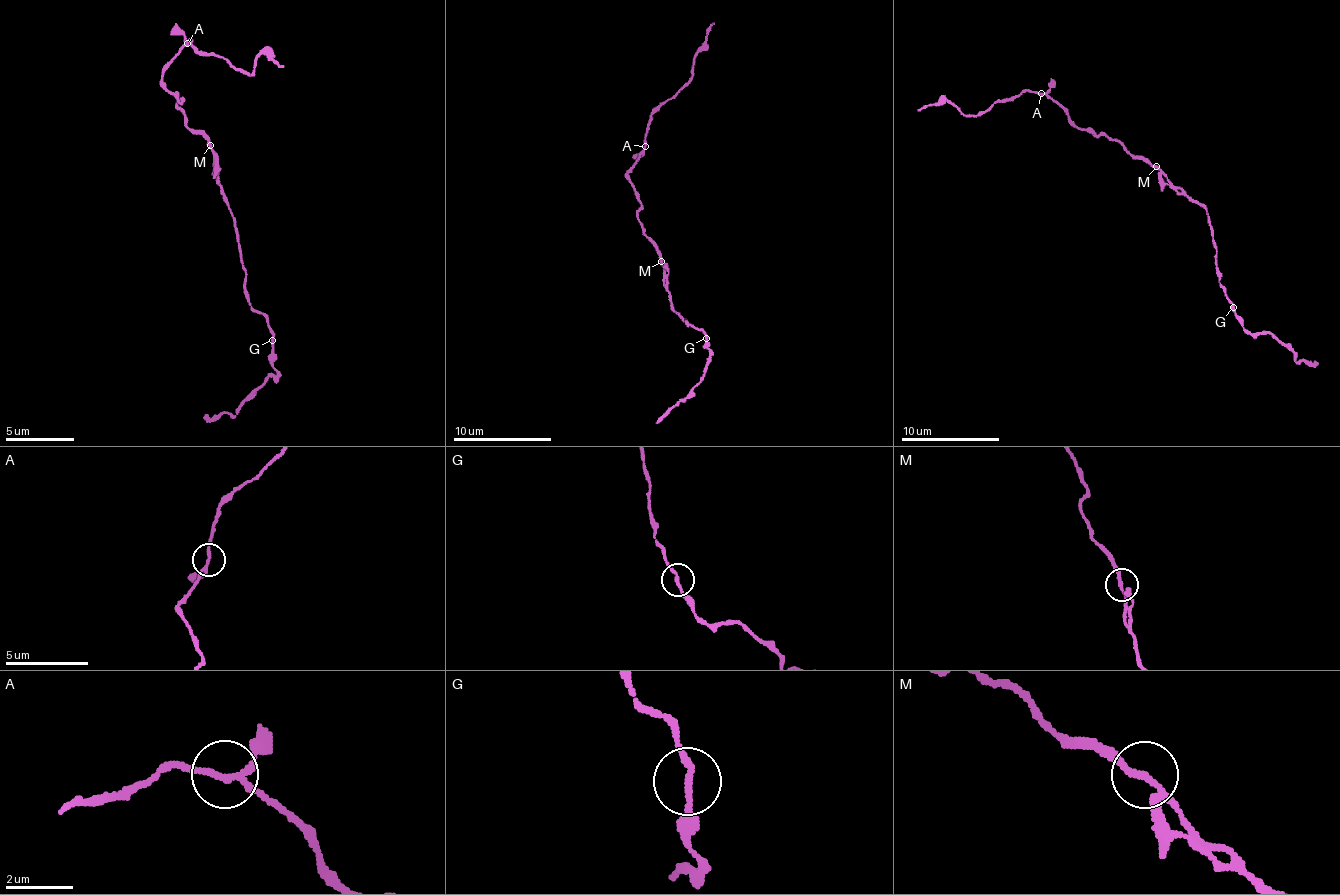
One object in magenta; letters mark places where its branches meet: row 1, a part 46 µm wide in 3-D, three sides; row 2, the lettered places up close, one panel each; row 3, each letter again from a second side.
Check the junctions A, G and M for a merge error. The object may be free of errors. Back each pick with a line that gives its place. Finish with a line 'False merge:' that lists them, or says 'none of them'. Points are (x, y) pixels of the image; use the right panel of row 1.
A: Place: (1041, 93)
False merge: A

